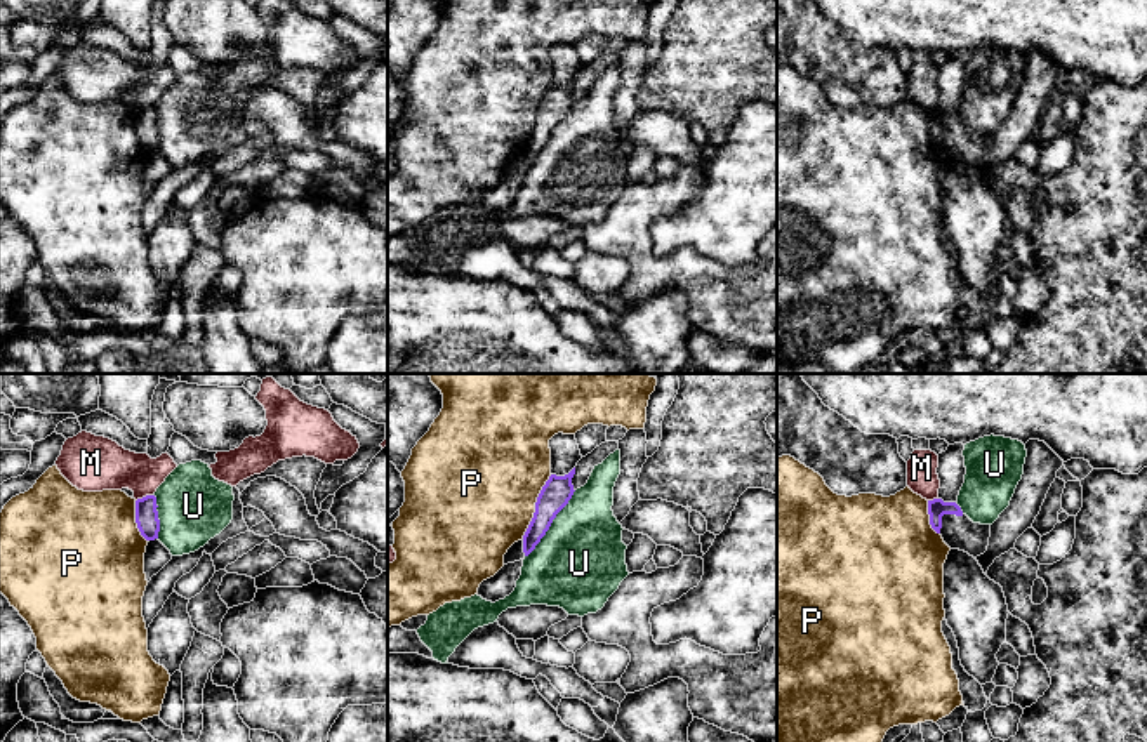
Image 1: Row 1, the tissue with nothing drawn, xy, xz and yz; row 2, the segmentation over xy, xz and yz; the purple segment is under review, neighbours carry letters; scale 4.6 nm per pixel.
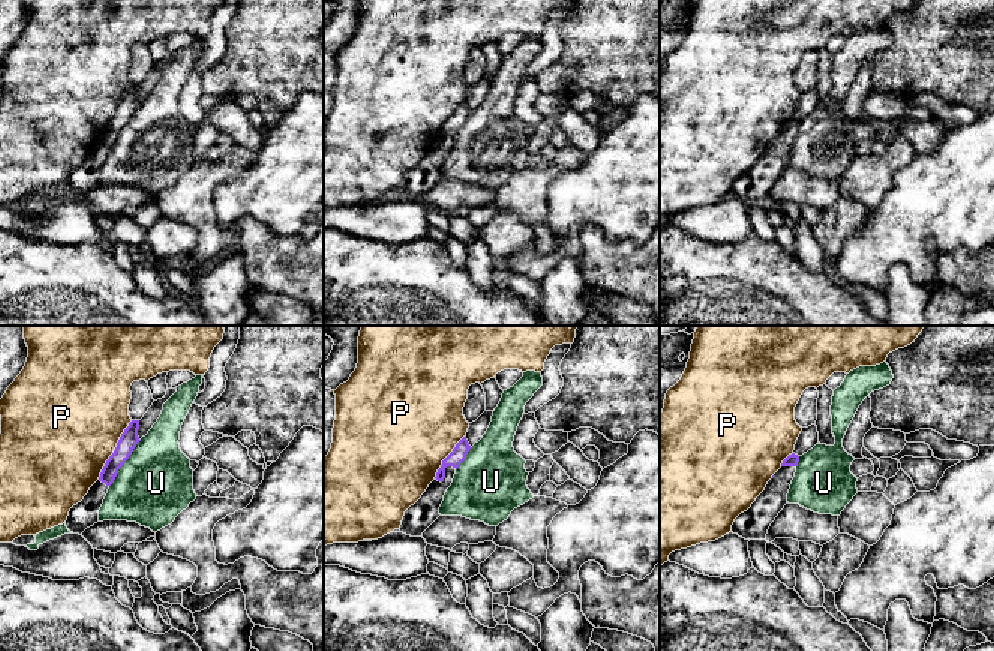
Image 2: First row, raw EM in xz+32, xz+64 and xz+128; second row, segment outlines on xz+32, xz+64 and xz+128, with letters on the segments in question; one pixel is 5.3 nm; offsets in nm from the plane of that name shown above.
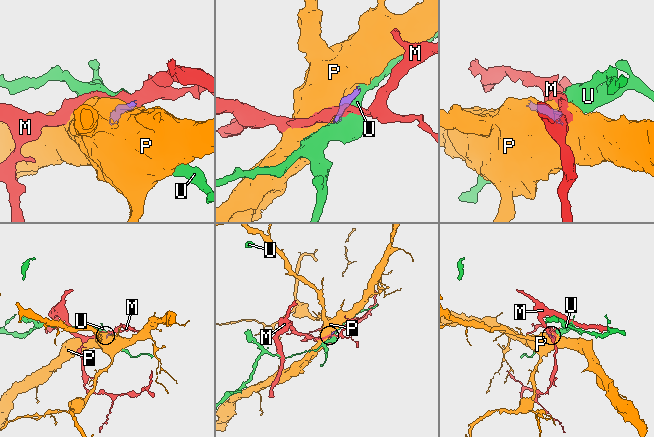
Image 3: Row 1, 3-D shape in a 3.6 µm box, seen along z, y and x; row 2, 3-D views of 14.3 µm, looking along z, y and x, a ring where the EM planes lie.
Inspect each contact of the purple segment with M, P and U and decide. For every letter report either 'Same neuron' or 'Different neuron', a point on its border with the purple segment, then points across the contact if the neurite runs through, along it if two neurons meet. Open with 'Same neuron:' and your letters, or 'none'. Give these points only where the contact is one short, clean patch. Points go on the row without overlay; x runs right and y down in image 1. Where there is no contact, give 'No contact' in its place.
Same neuron: none
M: Different neuron. Touches purple at xy (143, 108). Boundary: xy (152, 105), (136, 112)
P: Different neuron. Touches purple at xz (536, 117)
U: Different neuron. Touches purple at xz (551, 132)

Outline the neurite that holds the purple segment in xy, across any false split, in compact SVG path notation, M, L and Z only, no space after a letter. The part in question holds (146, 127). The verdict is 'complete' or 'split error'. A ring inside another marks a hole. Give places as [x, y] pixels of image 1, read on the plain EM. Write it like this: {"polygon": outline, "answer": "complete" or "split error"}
{"polygon": "M146 106L136 111L136 134L146 151L158 149L160 130L156 118L155 106Z", "answer": "complete"}

